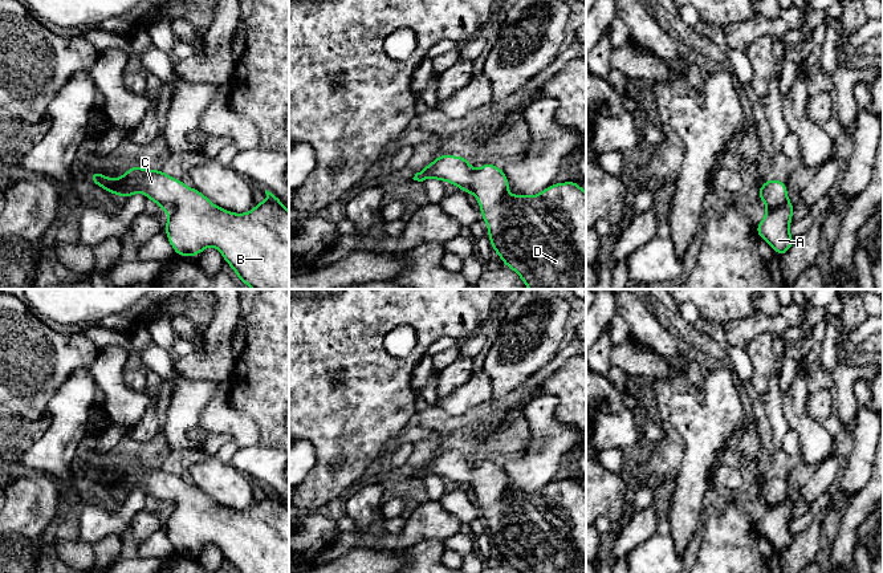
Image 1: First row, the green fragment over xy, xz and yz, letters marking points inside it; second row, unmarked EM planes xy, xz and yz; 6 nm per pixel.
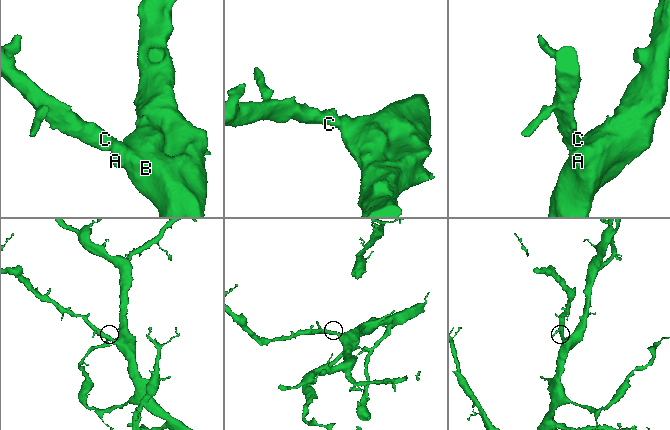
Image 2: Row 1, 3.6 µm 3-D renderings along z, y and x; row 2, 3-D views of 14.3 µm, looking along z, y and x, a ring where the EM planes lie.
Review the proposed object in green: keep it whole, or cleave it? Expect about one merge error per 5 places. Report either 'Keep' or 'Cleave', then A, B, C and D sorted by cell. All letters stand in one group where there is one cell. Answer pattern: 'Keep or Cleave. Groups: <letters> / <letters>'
Keep. Groups: A B C D

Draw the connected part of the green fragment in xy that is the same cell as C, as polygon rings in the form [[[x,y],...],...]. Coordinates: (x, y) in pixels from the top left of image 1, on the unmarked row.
[[[131,463],[118,476],[110,476],[99,468],[90,470],[90,478],[114,492],[130,495],[143,489],[168,511],[166,533],[175,550],[183,554],[198,553],[206,544],[215,544],[237,573],[289,573],[289,508],[282,499],[265,487],[263,500],[247,511],[233,511],[215,503],[196,485],[188,485],[162,467],[145,467]]]

